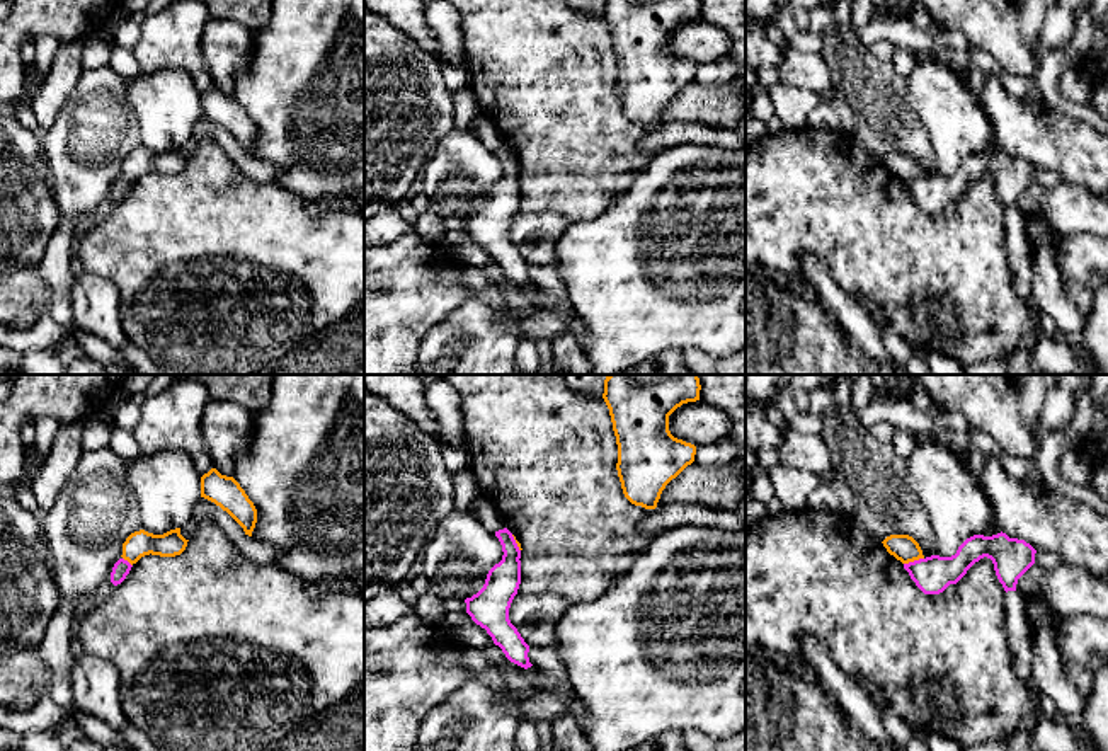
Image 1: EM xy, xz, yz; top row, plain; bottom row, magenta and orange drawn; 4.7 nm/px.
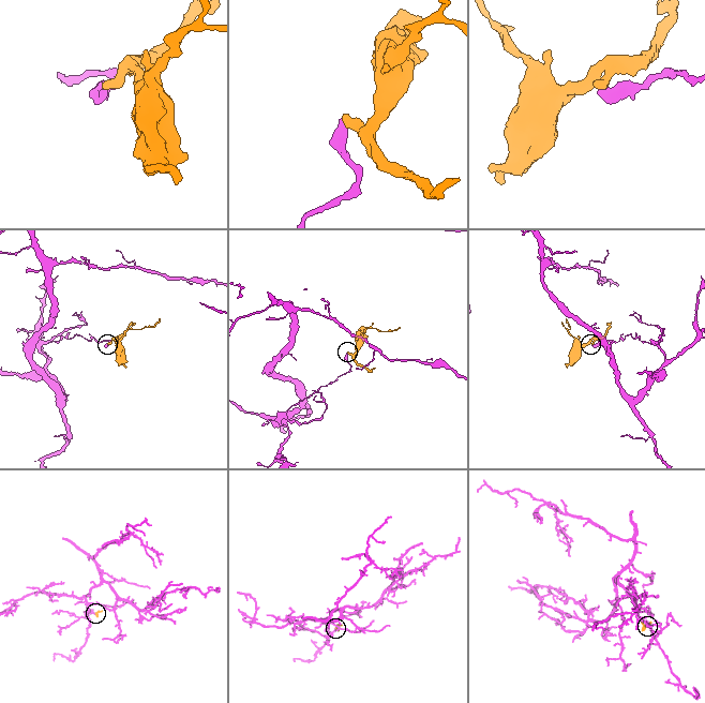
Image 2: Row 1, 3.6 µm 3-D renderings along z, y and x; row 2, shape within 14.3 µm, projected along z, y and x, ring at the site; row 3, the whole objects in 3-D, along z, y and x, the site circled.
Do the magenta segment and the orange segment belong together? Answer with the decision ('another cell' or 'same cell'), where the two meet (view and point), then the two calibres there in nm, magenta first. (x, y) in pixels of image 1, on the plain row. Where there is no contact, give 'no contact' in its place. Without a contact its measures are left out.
another cell | yz (913, 181) | 180/120 nm

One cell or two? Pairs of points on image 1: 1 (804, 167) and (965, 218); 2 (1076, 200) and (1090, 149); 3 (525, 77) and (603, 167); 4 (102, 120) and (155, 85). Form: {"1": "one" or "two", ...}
{"1": "one", "2": "two", "3": "one", "4": "two"}

